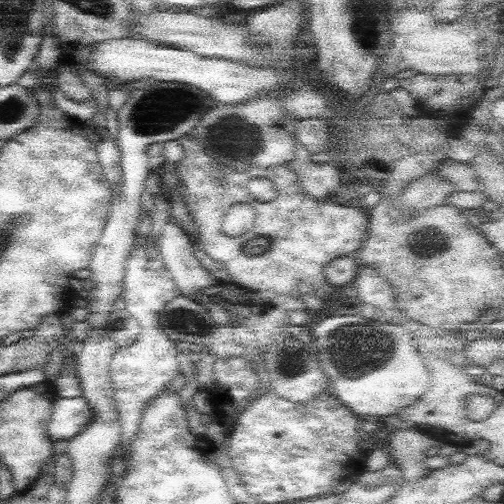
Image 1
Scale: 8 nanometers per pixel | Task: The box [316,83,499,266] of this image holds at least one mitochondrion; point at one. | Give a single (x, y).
(427, 243)

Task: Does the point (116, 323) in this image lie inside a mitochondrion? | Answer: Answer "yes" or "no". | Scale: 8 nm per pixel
yes

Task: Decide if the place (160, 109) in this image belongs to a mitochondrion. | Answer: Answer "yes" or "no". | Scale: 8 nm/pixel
yes

